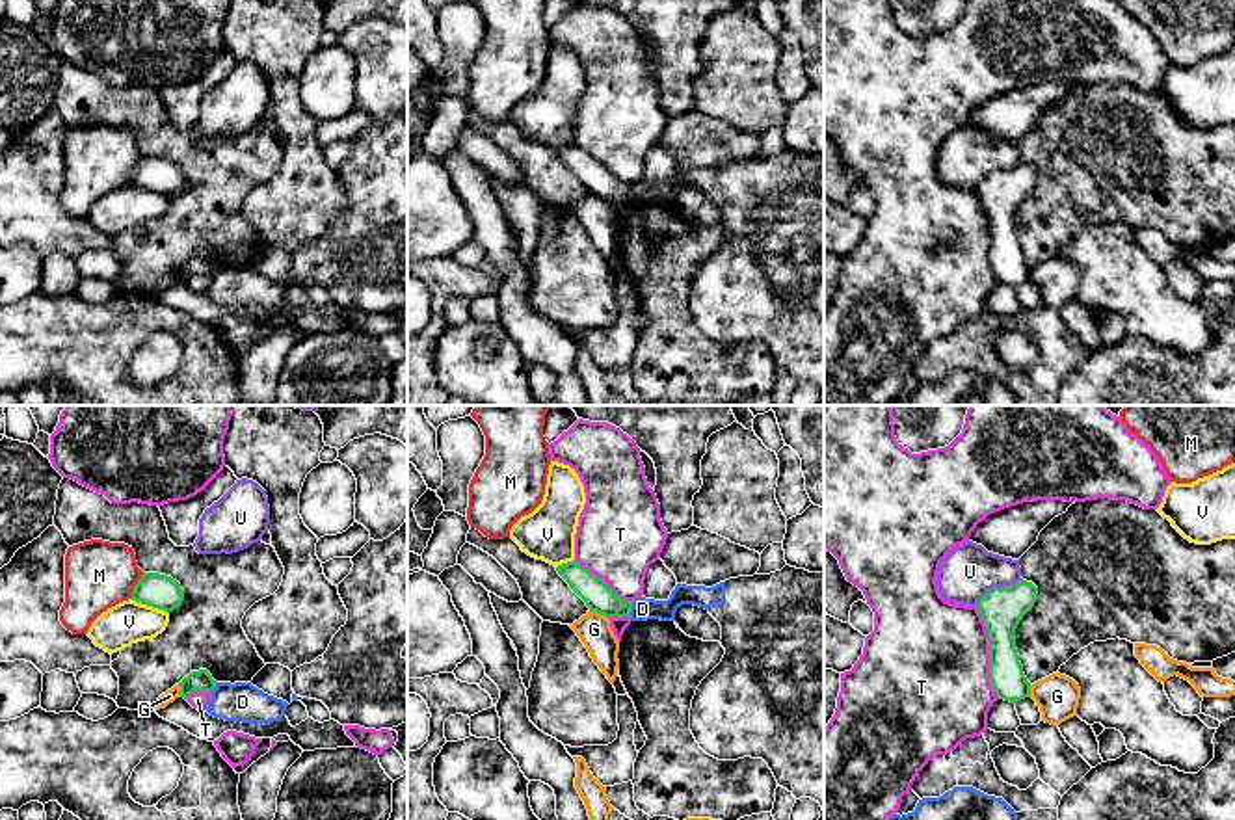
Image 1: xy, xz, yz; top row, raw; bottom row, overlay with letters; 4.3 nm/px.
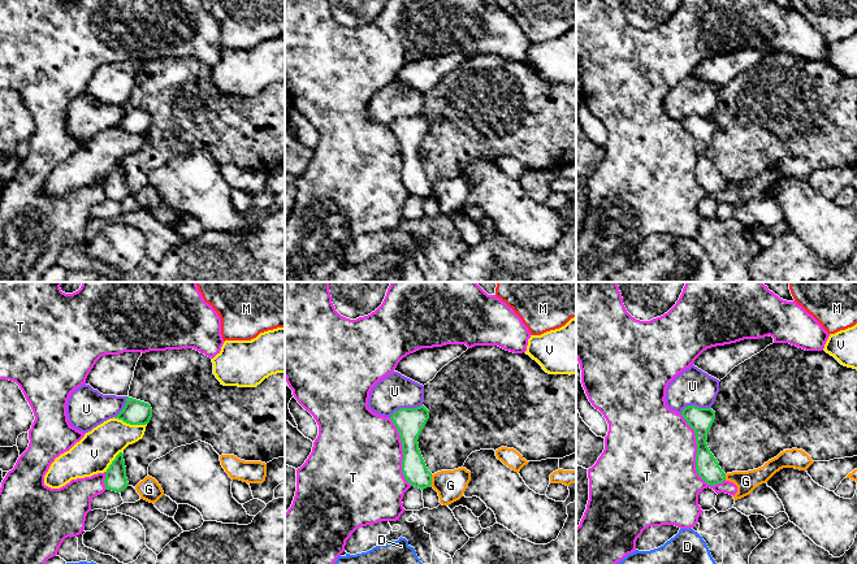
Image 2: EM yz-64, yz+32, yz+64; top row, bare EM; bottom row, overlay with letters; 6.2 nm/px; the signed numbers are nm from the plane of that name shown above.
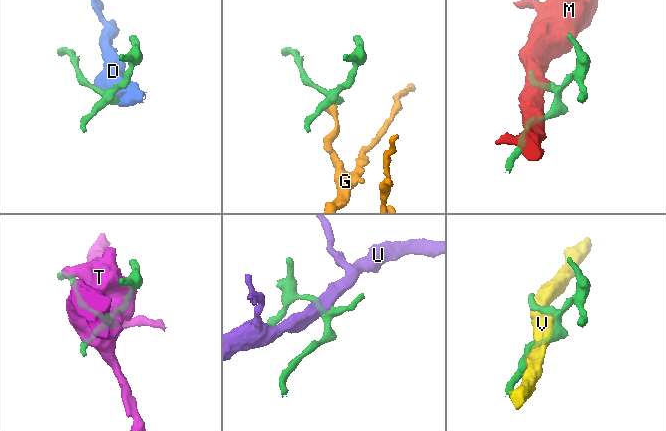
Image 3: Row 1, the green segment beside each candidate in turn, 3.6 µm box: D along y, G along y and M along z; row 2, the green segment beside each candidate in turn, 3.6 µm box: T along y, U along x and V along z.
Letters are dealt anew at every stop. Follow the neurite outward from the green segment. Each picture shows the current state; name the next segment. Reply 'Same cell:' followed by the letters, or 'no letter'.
Same cell: no letter

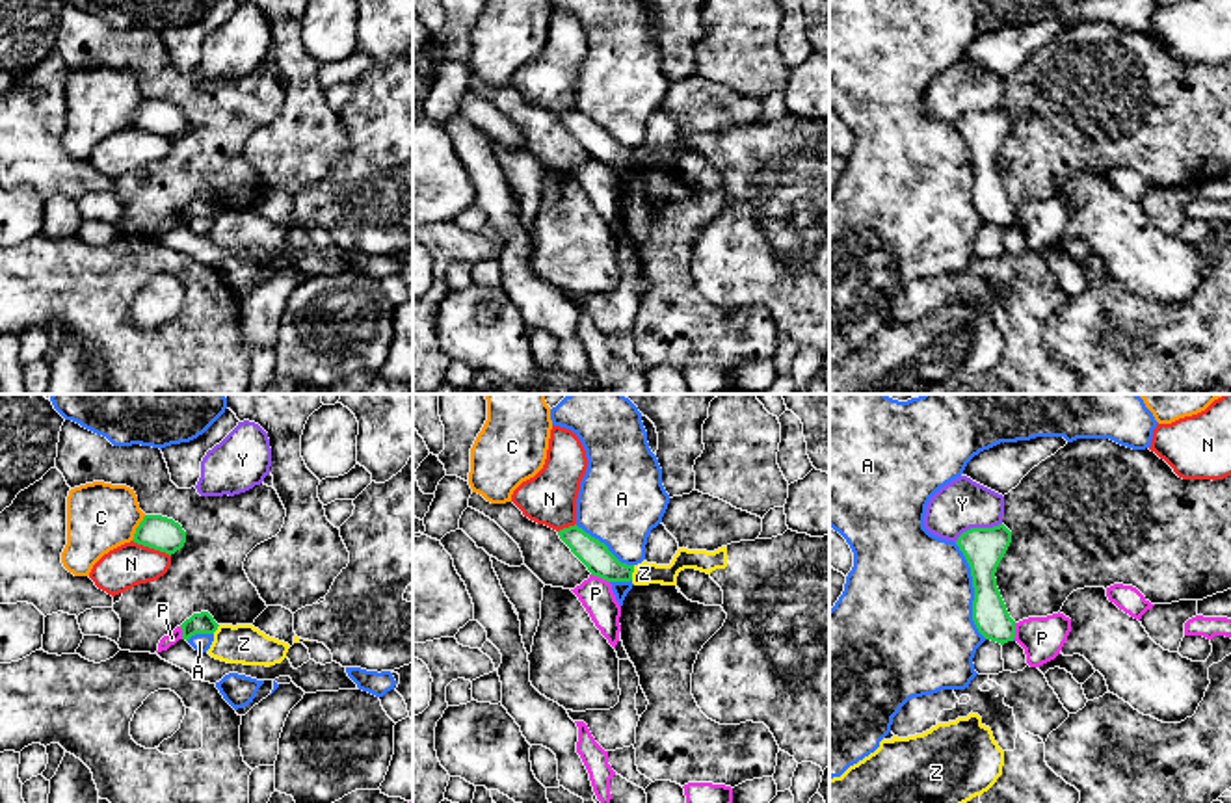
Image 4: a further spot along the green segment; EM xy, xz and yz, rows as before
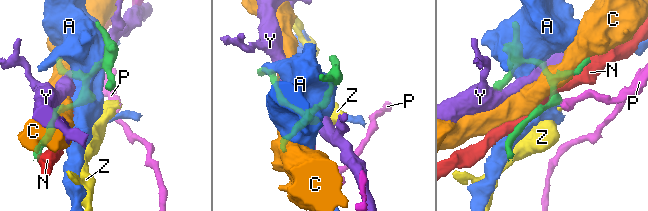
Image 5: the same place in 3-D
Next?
Same cell: no letter

